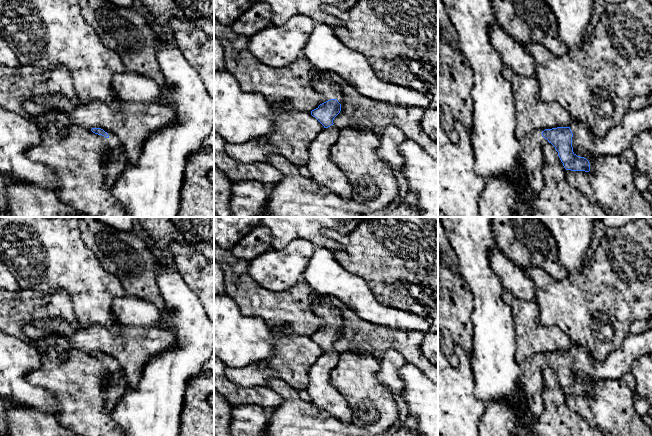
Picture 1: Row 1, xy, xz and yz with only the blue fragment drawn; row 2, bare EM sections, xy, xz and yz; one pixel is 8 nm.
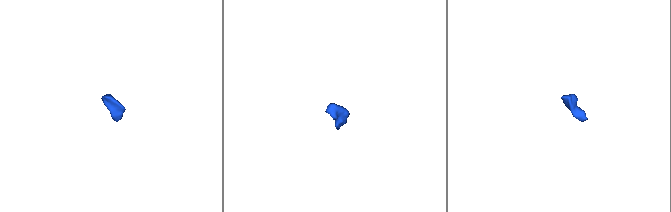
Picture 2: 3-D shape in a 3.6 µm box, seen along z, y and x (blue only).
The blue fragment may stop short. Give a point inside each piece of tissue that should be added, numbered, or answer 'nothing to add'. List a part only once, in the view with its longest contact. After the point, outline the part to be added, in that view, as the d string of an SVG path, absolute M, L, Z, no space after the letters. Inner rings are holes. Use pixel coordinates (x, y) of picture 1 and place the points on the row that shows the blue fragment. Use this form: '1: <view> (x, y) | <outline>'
1: yz (619, 138) | M652 105L643 110L629 109L622 121L605 136L595 136L585 124L576 120L573 120L569 127L573 133L572 147L577 152L594 157L621 155L631 148L636 136L652 130Z
2: yz (531, 156) | M533 131L520 140L520 143L523 149L519 154L521 160L519 175L534 192L538 193L544 185L542 134Z

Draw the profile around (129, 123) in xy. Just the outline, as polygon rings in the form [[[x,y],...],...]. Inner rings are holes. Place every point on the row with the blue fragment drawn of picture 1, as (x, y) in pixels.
[[[44,94],[31,99],[60,114],[83,129],[101,128],[124,149],[129,163],[137,163],[145,139],[175,121],[172,108],[161,103],[143,104],[117,97],[112,103],[92,100],[74,104],[62,94]]]

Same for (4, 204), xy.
[[[0,173],[0,217],[11,217],[7,198],[5,176]]]

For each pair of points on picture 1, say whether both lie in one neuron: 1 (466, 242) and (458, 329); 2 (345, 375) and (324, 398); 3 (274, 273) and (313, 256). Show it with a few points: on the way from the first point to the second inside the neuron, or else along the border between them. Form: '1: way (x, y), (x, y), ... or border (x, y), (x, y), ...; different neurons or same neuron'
1: border (457, 256), (457, 271), (470, 290), (472, 301); different neurons
2: border (336, 364), (330, 371), (330, 382), (348, 407); different neurons
3: way (284, 268), (298, 261), (303, 261); same neuron

